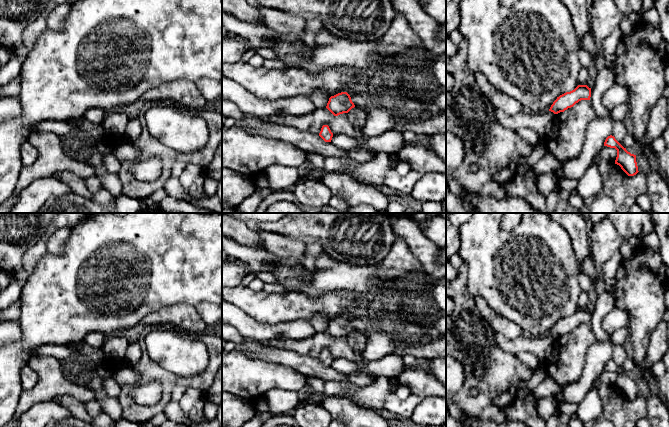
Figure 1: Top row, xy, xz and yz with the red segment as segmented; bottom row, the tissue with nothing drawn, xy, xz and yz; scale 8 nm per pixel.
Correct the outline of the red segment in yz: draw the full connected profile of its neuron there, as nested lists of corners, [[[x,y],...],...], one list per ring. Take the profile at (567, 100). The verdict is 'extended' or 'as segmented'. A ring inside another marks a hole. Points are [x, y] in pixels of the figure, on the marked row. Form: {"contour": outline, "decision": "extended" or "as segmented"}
{"contour": [[[578,85],[574,90],[566,92],[553,102],[549,111],[554,114],[564,112],[568,108],[573,107],[576,103],[581,100],[590,100],[591,88],[587,85]]], "decision": "as segmented"}

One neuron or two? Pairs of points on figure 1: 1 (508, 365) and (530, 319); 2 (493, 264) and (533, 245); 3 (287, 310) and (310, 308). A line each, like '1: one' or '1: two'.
1: two
2: one
3: one

